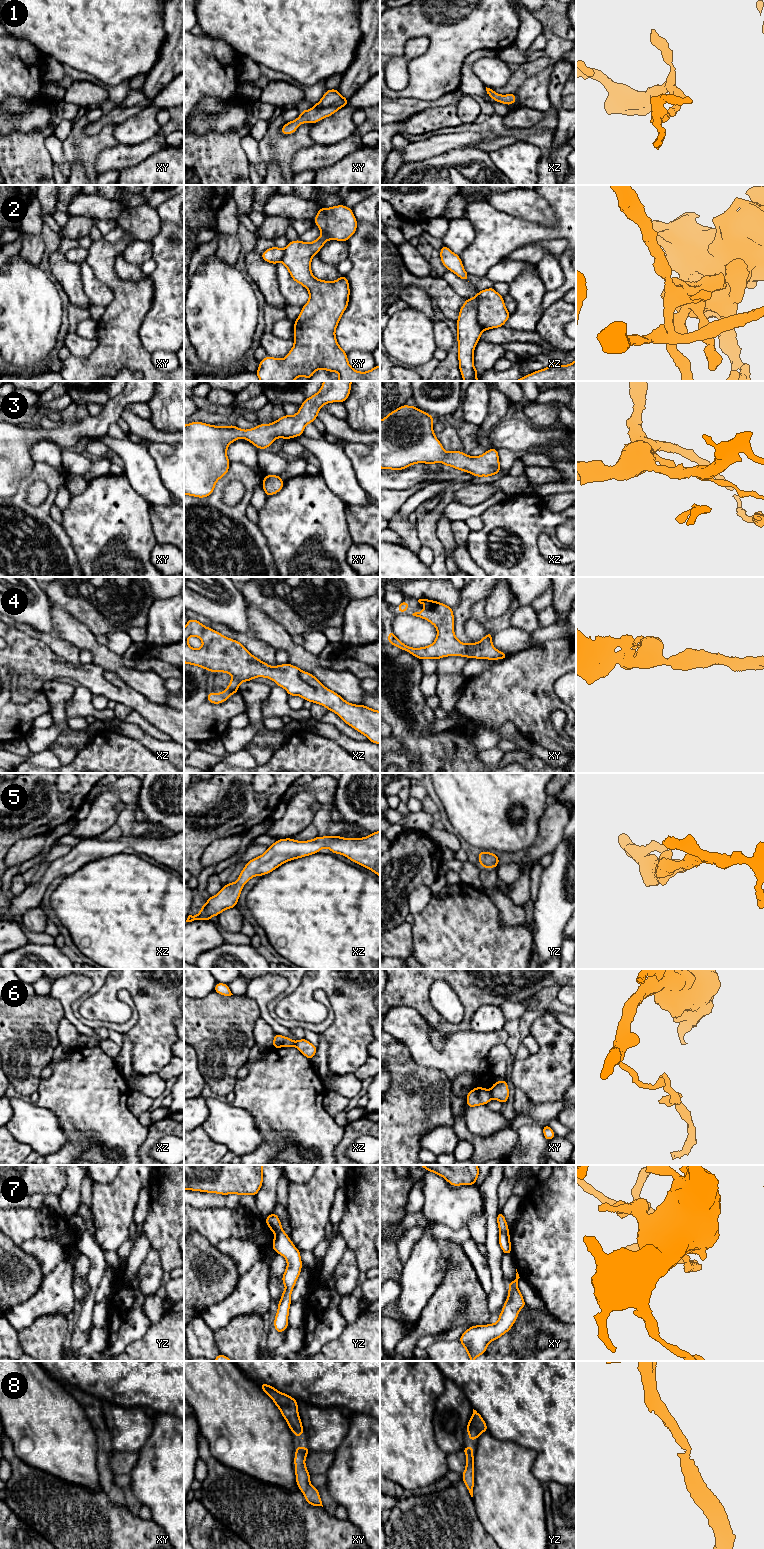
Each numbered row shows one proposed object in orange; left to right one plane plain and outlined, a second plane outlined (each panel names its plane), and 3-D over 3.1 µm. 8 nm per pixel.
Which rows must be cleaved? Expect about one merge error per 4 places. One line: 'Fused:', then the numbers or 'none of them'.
Fused: 6, 7

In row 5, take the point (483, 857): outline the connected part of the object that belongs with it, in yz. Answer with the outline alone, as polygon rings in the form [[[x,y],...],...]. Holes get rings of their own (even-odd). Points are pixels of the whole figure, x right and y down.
[[[480,851],[478,855],[478,861],[482,867],[490,869],[497,867],[500,859],[495,853]]]

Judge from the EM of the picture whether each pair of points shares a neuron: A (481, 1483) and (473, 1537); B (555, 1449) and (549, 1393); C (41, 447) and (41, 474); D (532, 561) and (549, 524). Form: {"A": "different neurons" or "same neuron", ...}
{"A": "different neurons", "B": "same neuron", "C": "different neurons", "D": "same neuron"}

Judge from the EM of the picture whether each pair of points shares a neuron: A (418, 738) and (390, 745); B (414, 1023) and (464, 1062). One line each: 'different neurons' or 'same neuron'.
A: different neurons
B: same neuron

